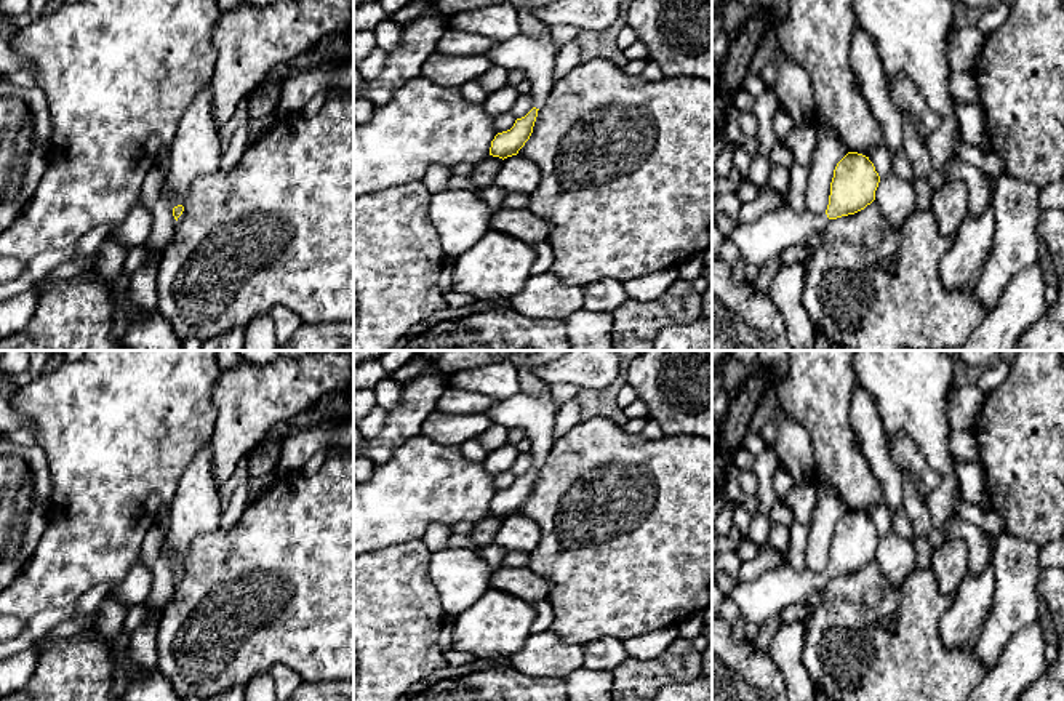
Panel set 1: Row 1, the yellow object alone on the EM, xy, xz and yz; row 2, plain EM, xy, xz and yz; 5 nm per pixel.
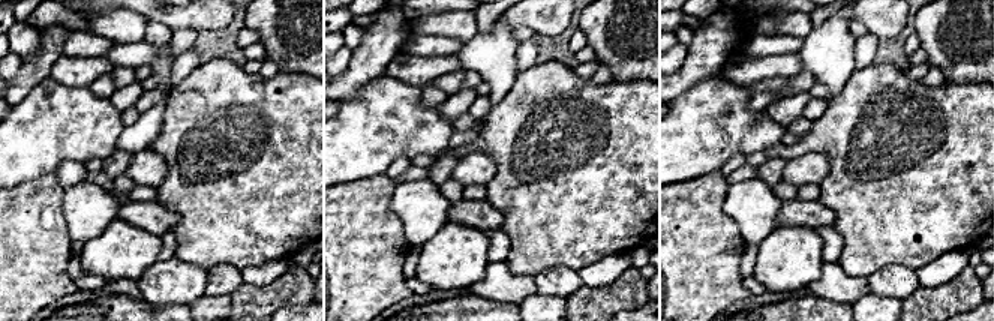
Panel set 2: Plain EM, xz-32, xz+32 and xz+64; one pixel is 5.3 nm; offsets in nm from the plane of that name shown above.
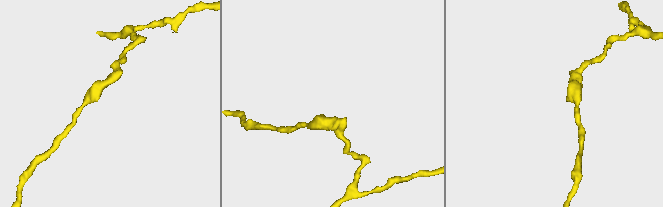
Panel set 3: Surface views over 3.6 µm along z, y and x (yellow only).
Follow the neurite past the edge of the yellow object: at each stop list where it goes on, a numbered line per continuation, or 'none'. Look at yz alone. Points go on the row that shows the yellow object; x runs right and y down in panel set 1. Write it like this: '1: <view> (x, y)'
1: yz (764, 239)

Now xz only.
1: xz (535, 56)

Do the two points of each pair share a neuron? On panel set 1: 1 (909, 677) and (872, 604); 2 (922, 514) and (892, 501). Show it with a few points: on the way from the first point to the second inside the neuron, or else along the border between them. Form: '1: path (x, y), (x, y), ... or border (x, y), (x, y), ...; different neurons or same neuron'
1: path (895, 660), (872, 637), (872, 621); same neuron
2: border (898, 469), (903, 479), (903, 506); different neurons

